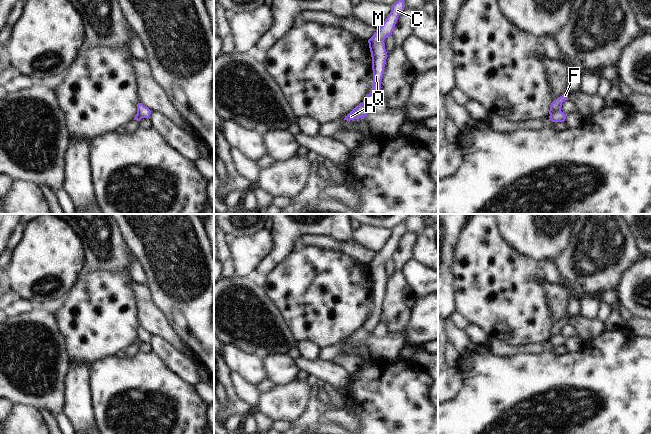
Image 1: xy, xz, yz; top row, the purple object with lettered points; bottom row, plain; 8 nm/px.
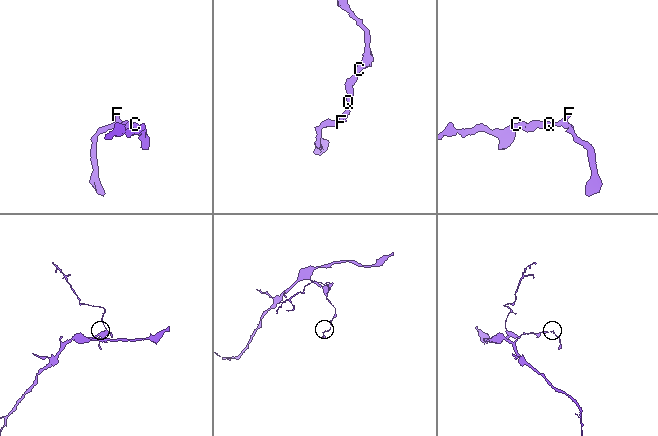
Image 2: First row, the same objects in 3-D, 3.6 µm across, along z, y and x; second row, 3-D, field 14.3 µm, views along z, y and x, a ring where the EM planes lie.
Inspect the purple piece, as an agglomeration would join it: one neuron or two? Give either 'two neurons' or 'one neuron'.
two neurons

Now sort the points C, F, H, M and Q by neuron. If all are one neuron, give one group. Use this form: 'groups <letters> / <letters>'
groups C F M Q / H

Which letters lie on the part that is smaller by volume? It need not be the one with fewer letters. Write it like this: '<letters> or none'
H

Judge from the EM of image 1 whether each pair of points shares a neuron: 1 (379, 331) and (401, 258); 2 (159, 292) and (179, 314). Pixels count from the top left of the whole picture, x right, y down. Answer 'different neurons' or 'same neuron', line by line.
1: different neurons
2: same neuron

